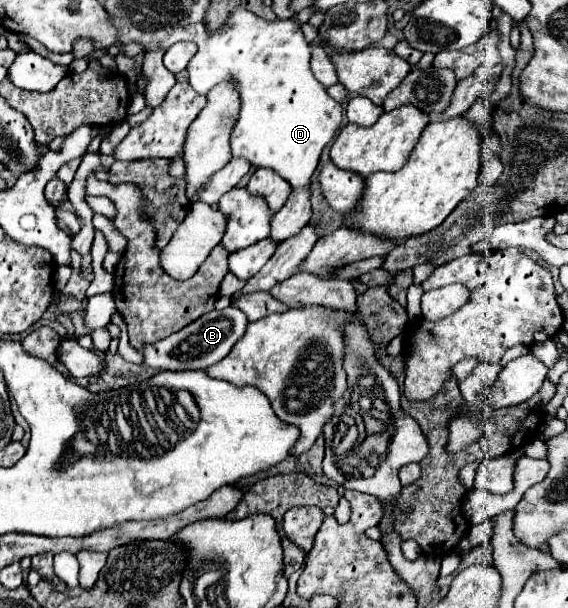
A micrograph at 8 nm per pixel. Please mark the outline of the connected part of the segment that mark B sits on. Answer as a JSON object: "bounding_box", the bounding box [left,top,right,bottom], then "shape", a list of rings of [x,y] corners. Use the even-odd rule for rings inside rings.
{"bounding_box":[141,307,249,371],"shape":[[[225,307],[223,311],[211,311],[211,313],[201,315],[189,327],[183,327],[181,331],[169,335],[163,341],[145,345],[141,353],[145,355],[145,363],[159,371],[163,371],[163,369],[169,369],[169,371],[205,369],[205,367],[211,367],[213,363],[221,361],[233,349],[233,345],[243,337],[247,323],[249,321],[241,309]]]}

